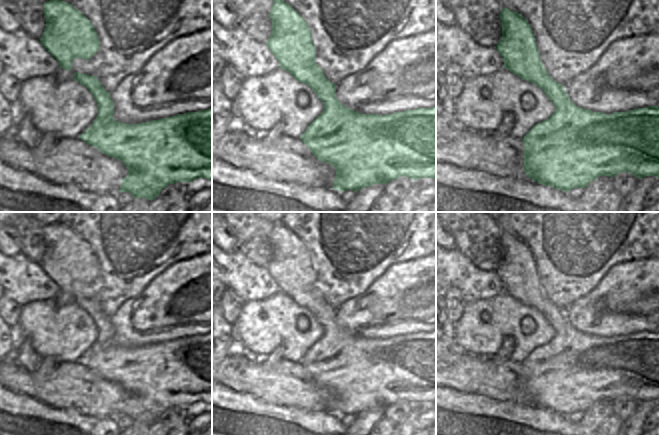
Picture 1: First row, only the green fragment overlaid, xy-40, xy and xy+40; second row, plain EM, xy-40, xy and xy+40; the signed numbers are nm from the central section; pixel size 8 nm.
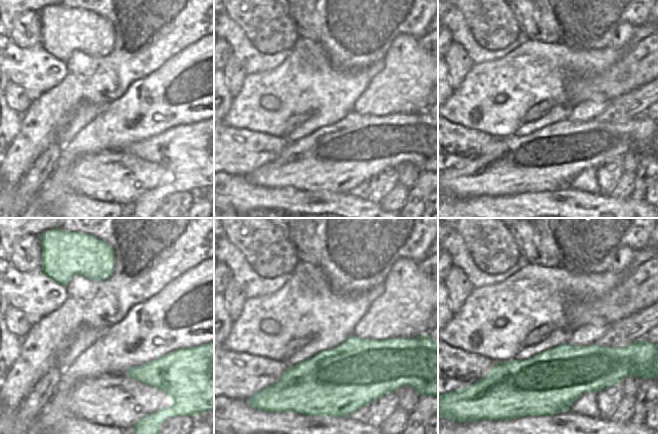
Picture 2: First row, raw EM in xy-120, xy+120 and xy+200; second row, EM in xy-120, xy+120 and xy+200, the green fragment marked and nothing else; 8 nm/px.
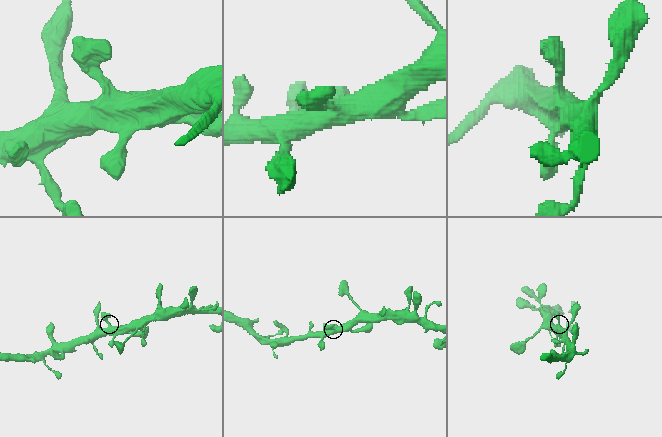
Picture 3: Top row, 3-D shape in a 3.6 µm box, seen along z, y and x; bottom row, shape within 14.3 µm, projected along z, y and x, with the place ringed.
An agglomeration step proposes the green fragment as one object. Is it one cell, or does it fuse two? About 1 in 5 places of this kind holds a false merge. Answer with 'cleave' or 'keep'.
keep

